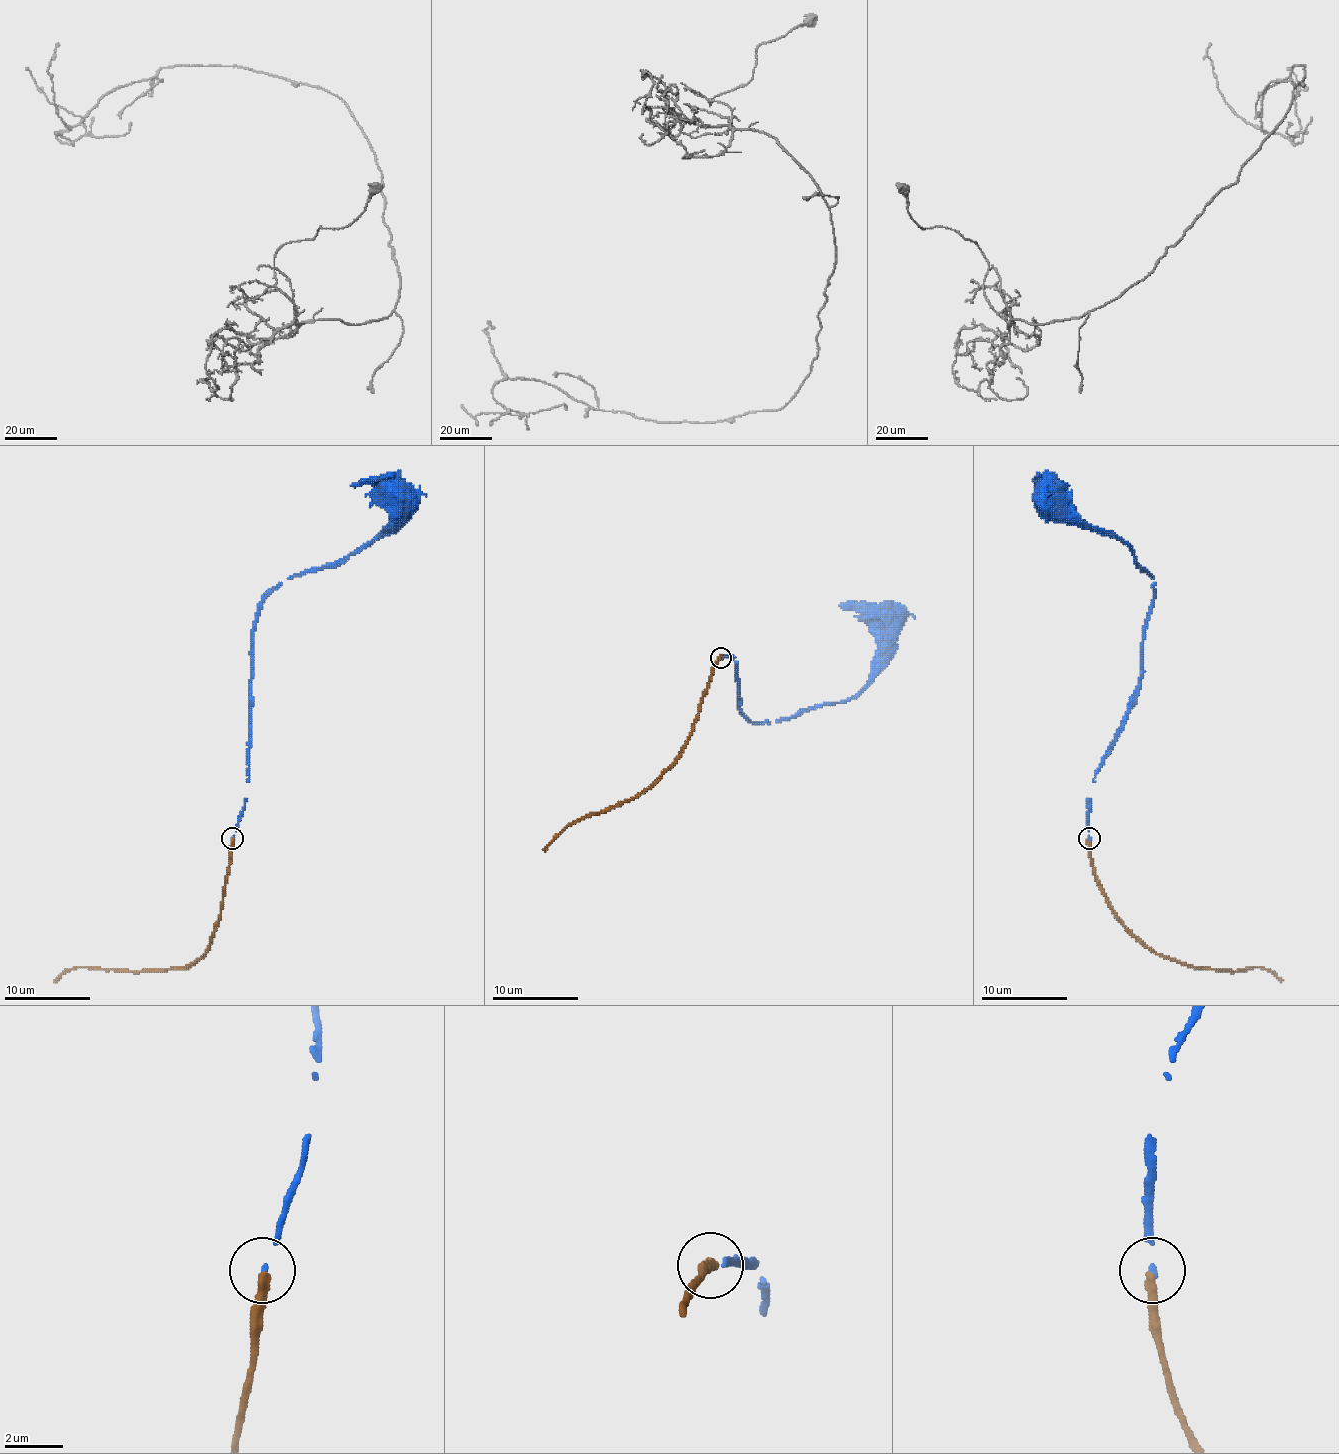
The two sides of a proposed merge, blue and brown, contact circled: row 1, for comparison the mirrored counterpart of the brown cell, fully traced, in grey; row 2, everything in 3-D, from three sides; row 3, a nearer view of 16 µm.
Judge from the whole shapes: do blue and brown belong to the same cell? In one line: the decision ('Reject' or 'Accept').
Reject

